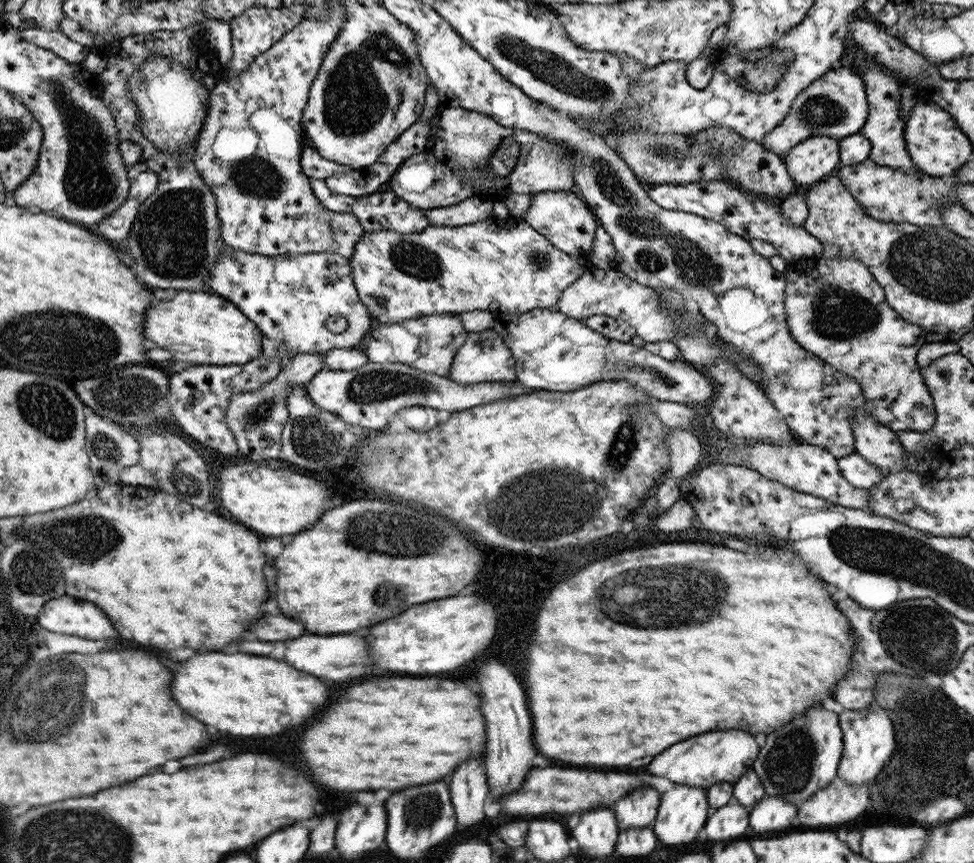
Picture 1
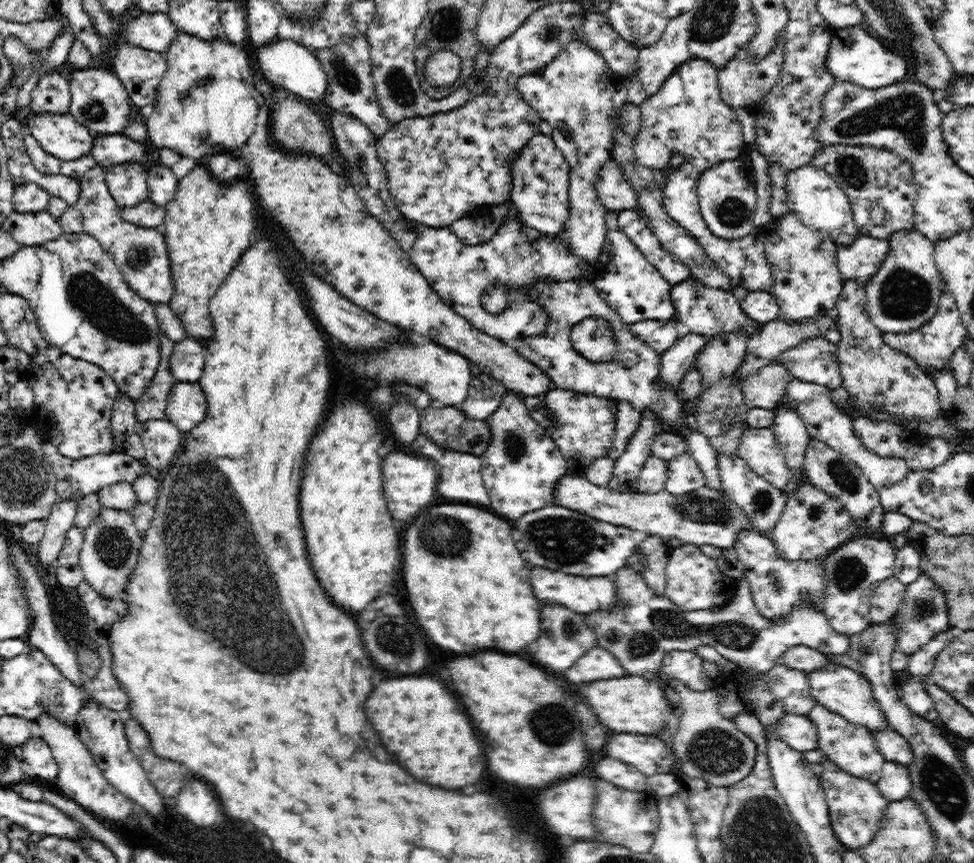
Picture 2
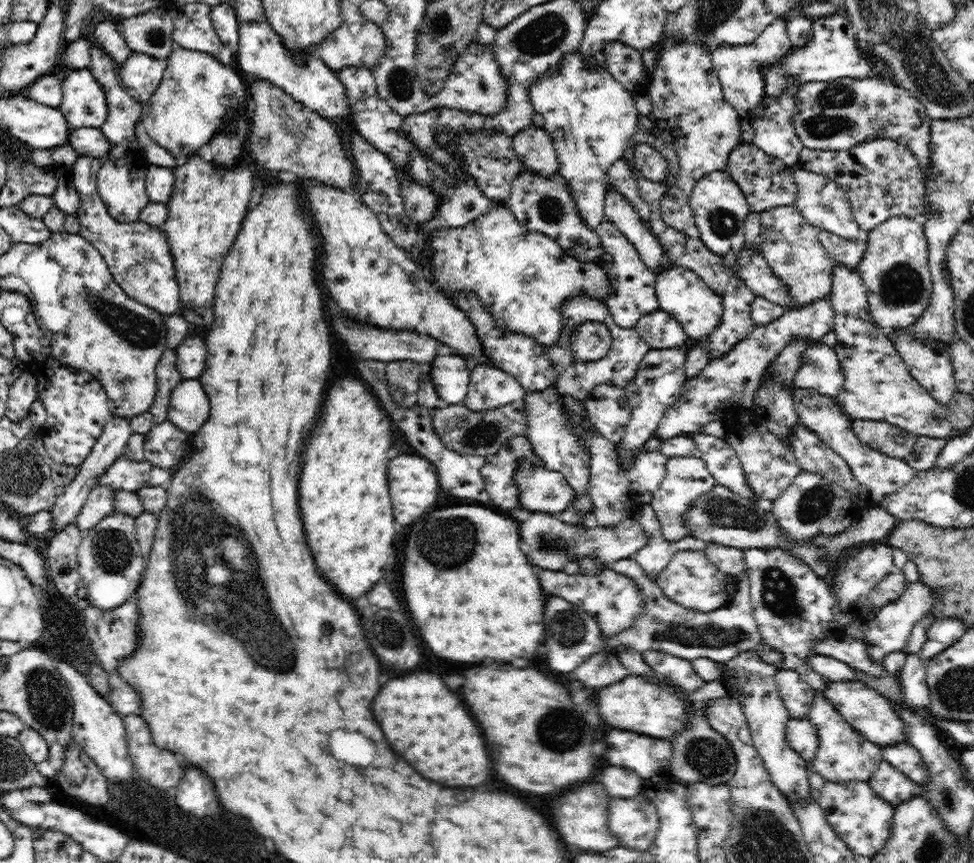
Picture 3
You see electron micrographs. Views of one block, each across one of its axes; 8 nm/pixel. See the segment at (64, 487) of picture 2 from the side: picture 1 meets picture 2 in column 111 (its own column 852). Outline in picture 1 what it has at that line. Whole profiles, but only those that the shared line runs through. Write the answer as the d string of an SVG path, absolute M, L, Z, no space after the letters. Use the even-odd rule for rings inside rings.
M856 452L845 457L837 457L837 464L842 476L856 488L869 490L886 477L880 468L876 468Z

